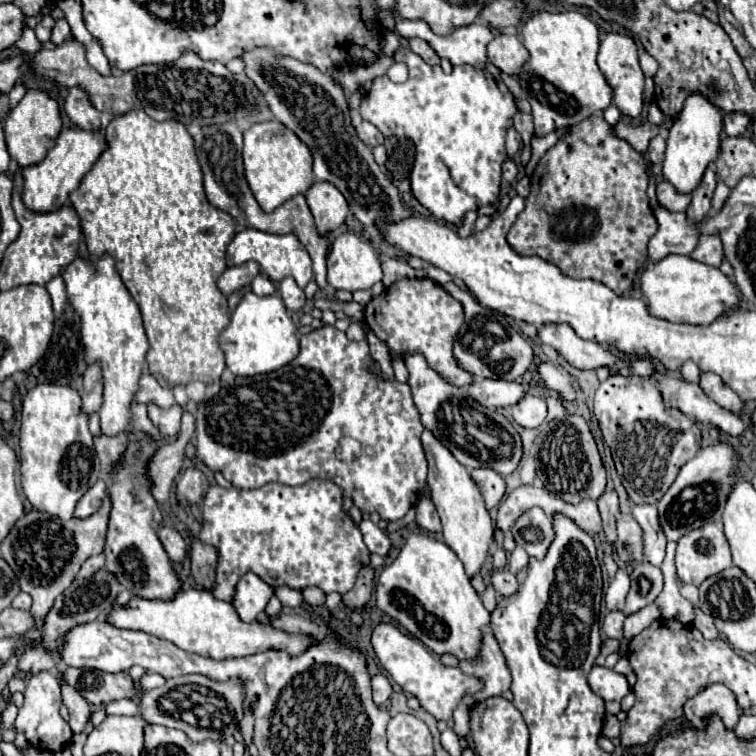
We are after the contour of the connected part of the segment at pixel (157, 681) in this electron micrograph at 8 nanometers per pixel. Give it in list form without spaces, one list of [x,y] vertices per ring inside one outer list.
[[[148,673],[148,675],[144,675],[140,681],[138,681],[138,687],[142,687],[142,689],[154,689],[154,687],[160,687],[160,685],[164,685],[164,677],[162,675],[158,675],[158,673]]]

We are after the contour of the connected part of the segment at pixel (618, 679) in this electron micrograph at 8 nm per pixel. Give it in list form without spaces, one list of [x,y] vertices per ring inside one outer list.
[[[594,667],[588,675],[588,685],[604,701],[622,701],[630,691],[626,677],[606,667]]]

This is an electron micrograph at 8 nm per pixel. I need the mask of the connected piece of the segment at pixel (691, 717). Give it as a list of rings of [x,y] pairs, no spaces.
[[[708,685],[702,693],[688,699],[688,705],[684,705],[684,715],[690,725],[696,729],[706,729],[710,717],[720,717],[726,729],[734,729],[740,717],[740,707],[736,705],[736,697],[732,697],[732,691],[726,685]]]

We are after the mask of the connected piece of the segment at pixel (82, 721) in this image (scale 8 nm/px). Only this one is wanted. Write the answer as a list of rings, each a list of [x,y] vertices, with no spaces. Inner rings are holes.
[[[60,677],[60,685],[62,685],[62,699],[70,711],[68,725],[70,725],[72,733],[78,735],[84,731],[84,727],[88,723],[88,715],[92,709],[84,701],[84,697],[80,697],[80,693],[76,693],[76,689],[68,689],[68,685],[64,685],[64,677]]]

